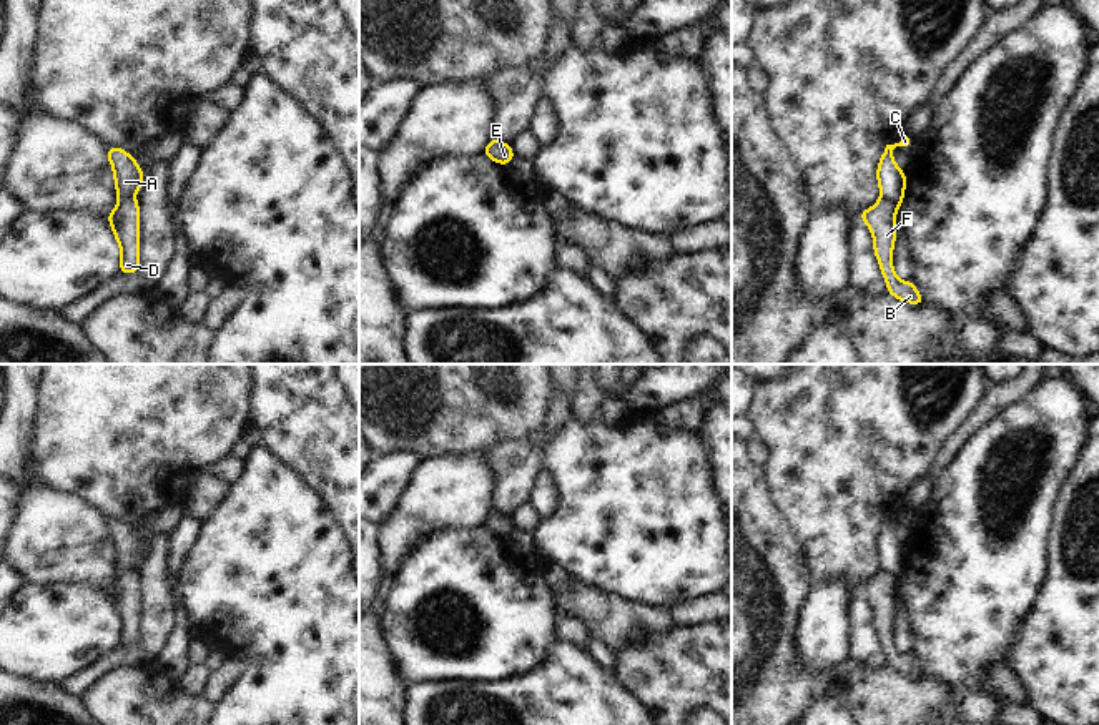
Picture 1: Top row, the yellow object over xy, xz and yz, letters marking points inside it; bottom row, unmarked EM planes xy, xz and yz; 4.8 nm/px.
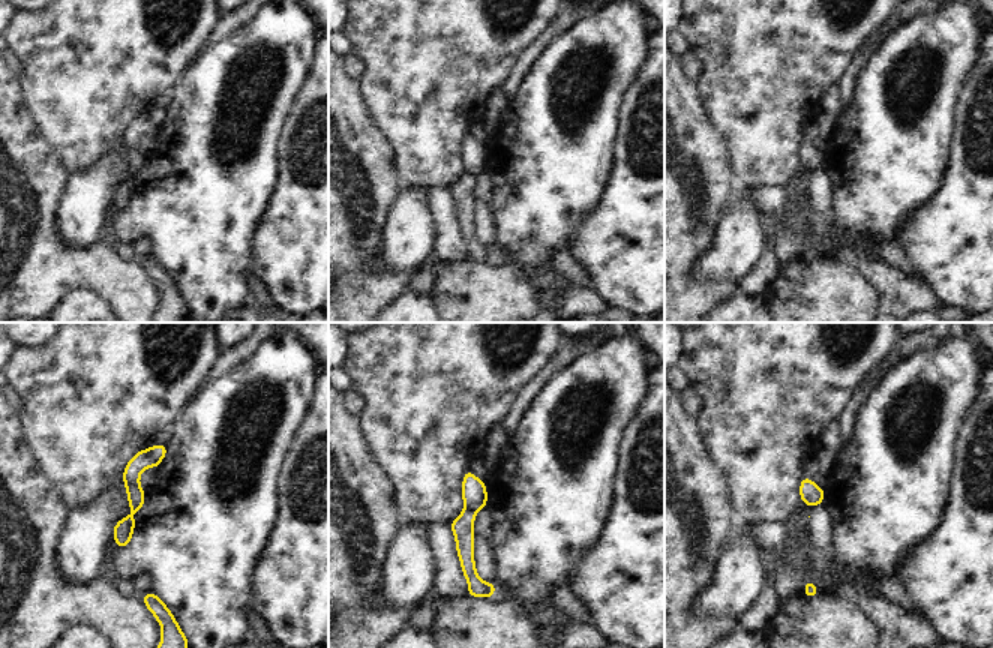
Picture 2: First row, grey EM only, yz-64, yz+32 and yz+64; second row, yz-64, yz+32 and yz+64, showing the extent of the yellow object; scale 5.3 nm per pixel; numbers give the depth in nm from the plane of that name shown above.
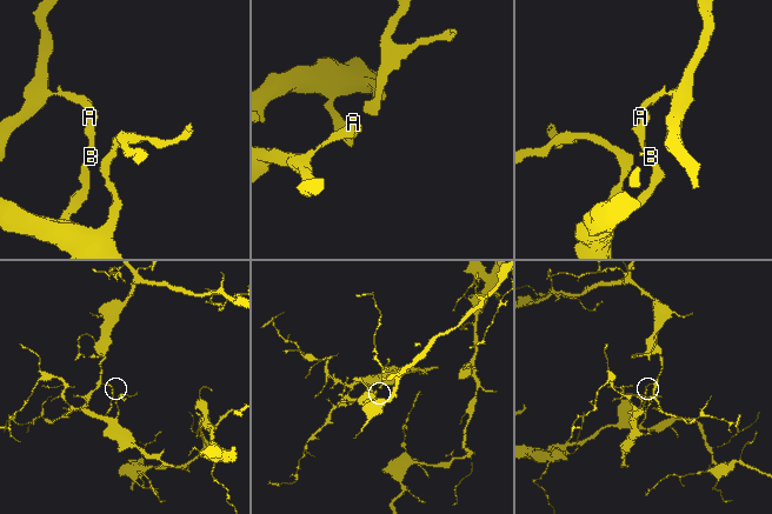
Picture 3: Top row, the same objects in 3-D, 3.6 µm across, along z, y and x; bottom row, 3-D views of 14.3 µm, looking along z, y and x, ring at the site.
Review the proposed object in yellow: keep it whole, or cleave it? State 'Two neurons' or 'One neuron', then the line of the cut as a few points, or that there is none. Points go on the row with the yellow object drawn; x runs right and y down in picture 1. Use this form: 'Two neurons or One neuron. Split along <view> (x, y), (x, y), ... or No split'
Two neurons. Split along yz (882, 197), (896, 207).

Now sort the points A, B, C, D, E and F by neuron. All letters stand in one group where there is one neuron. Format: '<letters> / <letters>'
A C E / B D F

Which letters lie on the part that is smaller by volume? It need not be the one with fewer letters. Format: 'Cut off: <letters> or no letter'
Cut off: B, D, F.

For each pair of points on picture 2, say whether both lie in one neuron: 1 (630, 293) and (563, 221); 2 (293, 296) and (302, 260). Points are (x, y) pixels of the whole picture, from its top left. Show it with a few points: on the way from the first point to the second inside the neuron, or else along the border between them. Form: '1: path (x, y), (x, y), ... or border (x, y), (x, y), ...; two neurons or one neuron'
1: border (596, 204), (584, 216), (570, 248); two neurons
2: path (294, 287), (302, 275), (302, 269); one neuron

